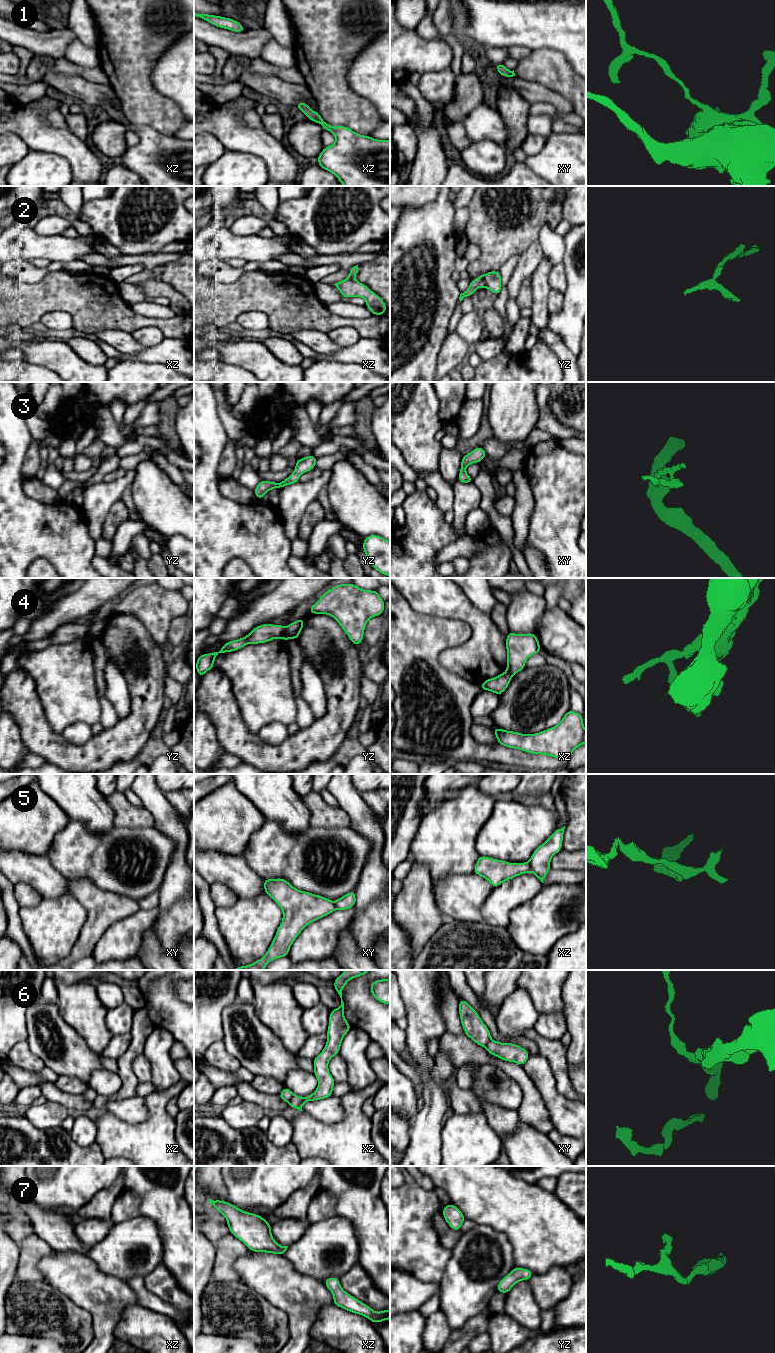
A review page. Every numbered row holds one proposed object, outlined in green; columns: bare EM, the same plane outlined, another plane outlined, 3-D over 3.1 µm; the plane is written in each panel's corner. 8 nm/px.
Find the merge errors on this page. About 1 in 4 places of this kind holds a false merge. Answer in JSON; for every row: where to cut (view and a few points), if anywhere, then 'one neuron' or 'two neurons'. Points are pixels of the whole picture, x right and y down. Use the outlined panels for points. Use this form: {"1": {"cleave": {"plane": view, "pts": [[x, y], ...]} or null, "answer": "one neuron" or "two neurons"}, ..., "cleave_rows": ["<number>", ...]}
{"1": {"cleave": null, "answer": "one neuron"}, "2": {"cleave": null, "answer": "one neuron"}, "3": {"cleave": null, "answer": "one neuron"}, "4": {"cleave": {"plane": "yz", "pts": [[285, 627], [290, 637]]}, "answer": "two neurons"}, "5": {"cleave": {"plane": "xz", "pts": [[528, 861], [531, 871]]}, "answer": "two neurons"}, "6": {"cleave": {"plane": "xz", "pts": [[294, 1094], [288, 1102]]}, "answer": "two neurons"}, "7": {"cleave": null, "answer": "one neuron"}, "cleave_rows": ["4", "5", "6"]}

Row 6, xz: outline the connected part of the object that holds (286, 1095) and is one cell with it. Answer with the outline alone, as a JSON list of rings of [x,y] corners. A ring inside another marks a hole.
[[[284,1088],[278,1095],[283,1101],[289,1103],[295,1094],[288,1088]]]

